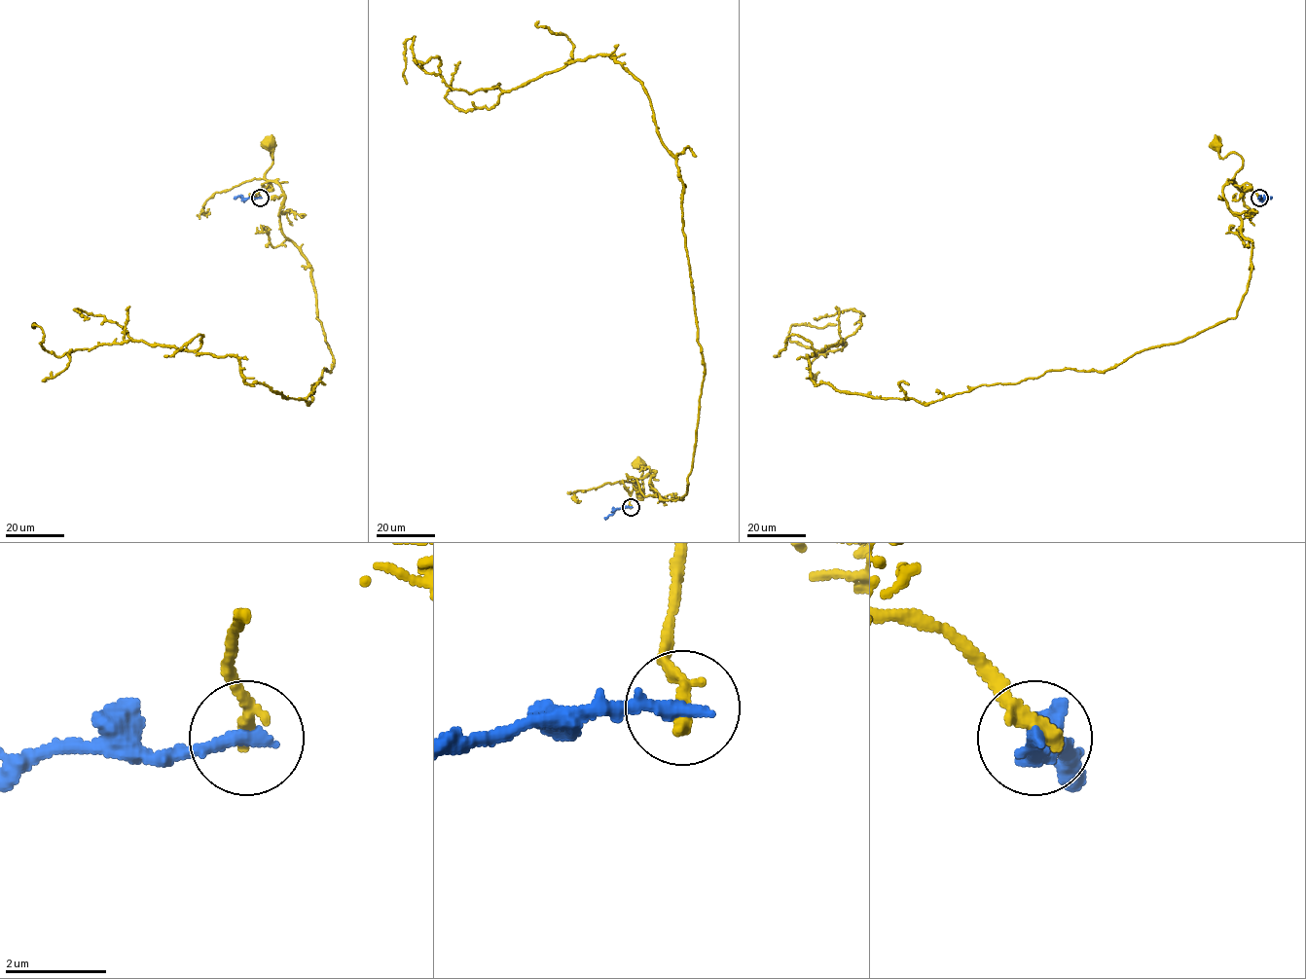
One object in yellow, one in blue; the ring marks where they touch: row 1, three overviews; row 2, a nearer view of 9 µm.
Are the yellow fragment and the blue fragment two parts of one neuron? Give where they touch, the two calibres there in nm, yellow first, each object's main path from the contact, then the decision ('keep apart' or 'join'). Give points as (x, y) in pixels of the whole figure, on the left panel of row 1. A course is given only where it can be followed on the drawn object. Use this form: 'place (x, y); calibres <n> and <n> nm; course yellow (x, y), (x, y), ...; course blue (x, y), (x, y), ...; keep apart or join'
place (260, 198); calibres 360 and 320 nm; course yellow (260, 197), (259, 191), (267, 179), (265, 172), (272, 159), (272, 144), (270, 142); course blue (260, 197), (234, 199); keep apart

